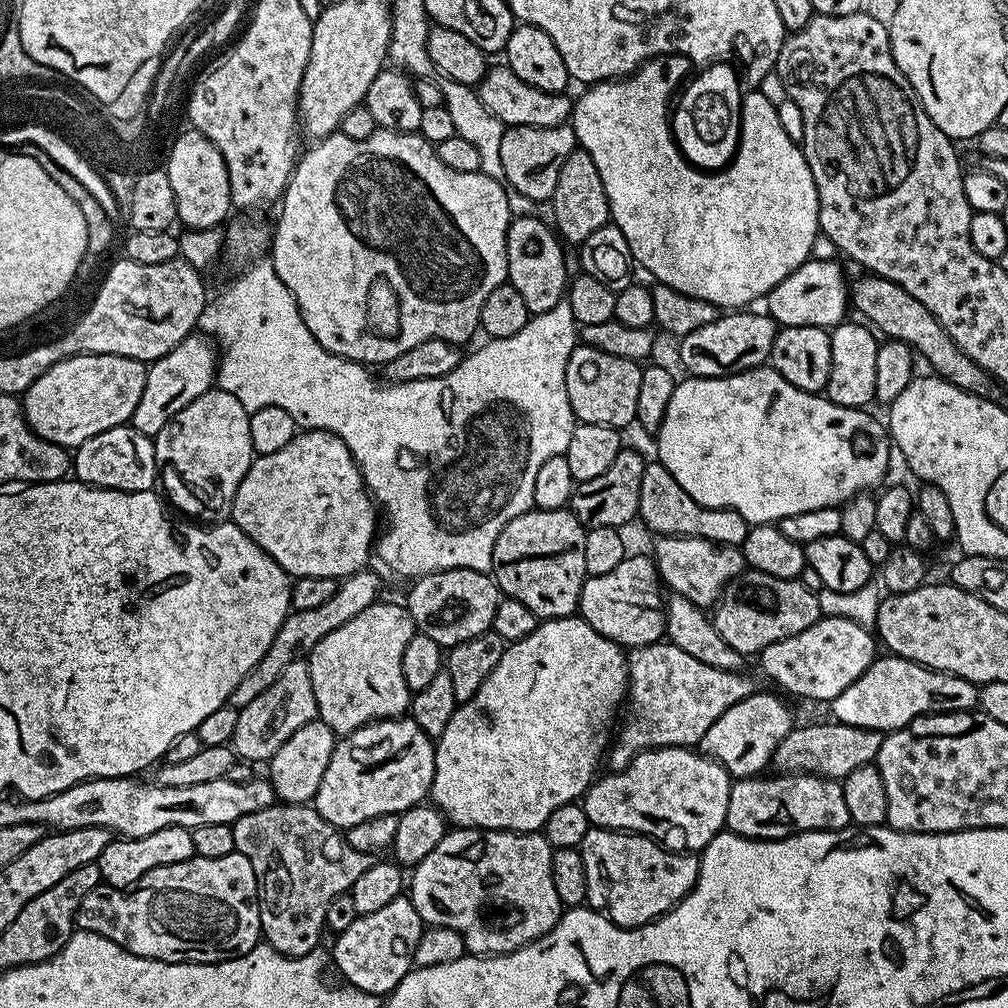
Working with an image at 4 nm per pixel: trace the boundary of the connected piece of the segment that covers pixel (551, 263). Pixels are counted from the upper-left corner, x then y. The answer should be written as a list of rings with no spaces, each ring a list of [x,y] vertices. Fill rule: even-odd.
[[[536,214],[515,217],[508,226],[506,238],[507,283],[512,284],[518,294],[522,294],[528,311],[532,314],[558,306],[558,302],[565,299],[570,283],[570,271],[568,272],[564,265],[565,245],[560,236],[547,223],[544,225],[538,217]]]

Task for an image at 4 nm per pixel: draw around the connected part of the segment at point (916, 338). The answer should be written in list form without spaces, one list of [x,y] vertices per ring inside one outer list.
[[[860,275],[864,276],[858,277],[856,281],[853,279],[850,284],[851,307],[855,311],[857,308],[865,316],[861,317],[881,337],[909,344],[913,353],[919,359],[921,356],[932,367],[929,369],[935,375],[942,377],[943,380],[948,380],[954,386],[975,396],[995,401],[1001,399],[1002,392],[996,381],[988,375],[986,370],[982,370],[982,366],[978,366],[978,362],[974,362],[974,358],[966,358],[966,354],[962,354],[962,350],[954,342],[954,338],[950,338],[950,334],[946,334],[946,330],[938,322],[938,318],[934,314],[930,314],[930,310],[926,310],[926,306],[922,306],[922,302],[918,302],[918,298],[914,298],[914,294],[906,294],[906,290],[902,290],[902,286],[881,276]]]

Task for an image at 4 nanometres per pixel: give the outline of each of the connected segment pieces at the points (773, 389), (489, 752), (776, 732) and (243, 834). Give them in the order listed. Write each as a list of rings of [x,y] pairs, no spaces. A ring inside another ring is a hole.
[[[761,366],[733,376],[697,376],[681,379],[670,398],[670,406],[666,406],[666,418],[660,431],[655,433],[654,440],[656,452],[660,455],[657,456],[659,463],[664,464],[666,470],[670,470],[674,482],[678,482],[678,486],[682,486],[682,490],[686,490],[686,494],[690,494],[694,502],[707,508],[729,508],[742,514],[742,518],[748,521],[749,525],[755,526],[779,522],[790,514],[802,514],[805,510],[839,508],[850,498],[879,489],[885,483],[884,475],[888,472],[888,463],[891,462],[892,456],[894,457],[894,448],[890,443],[887,427],[881,421],[879,424],[870,413],[871,411],[863,408],[838,406],[824,394],[798,390],[790,386],[790,382],[786,382],[786,378],[782,378],[782,374],[778,374],[771,366]]]
[[[576,614],[563,616],[557,620],[541,619],[536,629],[526,634],[526,638],[513,640],[505,647],[502,658],[498,658],[498,666],[490,670],[490,678],[486,678],[486,682],[478,686],[478,694],[474,694],[474,698],[463,701],[457,707],[454,718],[450,718],[450,726],[446,726],[446,730],[435,741],[436,769],[432,779],[431,803],[440,809],[449,825],[458,828],[489,828],[499,832],[540,832],[546,818],[550,818],[550,814],[554,814],[558,806],[579,801],[593,783],[597,775],[596,767],[600,764],[600,755],[603,752],[605,755],[609,747],[610,737],[614,732],[614,721],[625,703],[627,690],[628,657],[621,645],[598,634],[598,630],[591,628]]]
[[[753,691],[751,696],[742,698],[742,702],[730,706],[730,710],[702,734],[699,751],[718,761],[733,778],[761,775],[771,765],[774,750],[778,750],[782,738],[786,738],[794,727],[789,701],[779,700],[775,696],[777,693],[772,692]]]
[[[277,802],[266,806],[266,810],[254,810],[254,814],[242,814],[242,818],[238,818],[231,826],[234,830],[234,846],[236,851],[241,852],[246,858],[250,858],[250,866],[254,866],[254,878],[258,882],[258,890],[260,891],[260,930],[263,939],[274,950],[278,950],[287,956],[305,956],[317,951],[321,947],[320,935],[325,935],[326,932],[324,927],[326,922],[326,906],[330,906],[330,902],[334,902],[334,898],[338,898],[338,894],[351,892],[354,882],[358,882],[358,877],[366,870],[370,870],[374,857],[370,854],[362,854],[358,850],[354,850],[354,846],[348,844],[345,833],[341,829],[334,827],[330,822],[326,822],[326,818],[322,818],[322,814],[318,814],[311,803],[285,804]]]

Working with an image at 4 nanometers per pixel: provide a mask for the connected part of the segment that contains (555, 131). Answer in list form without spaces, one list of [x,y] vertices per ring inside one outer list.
[[[571,123],[543,128],[542,126],[508,126],[505,127],[500,143],[502,170],[507,187],[526,194],[526,198],[537,202],[551,201],[554,186],[558,186],[558,170],[562,162],[577,151],[576,135]]]

